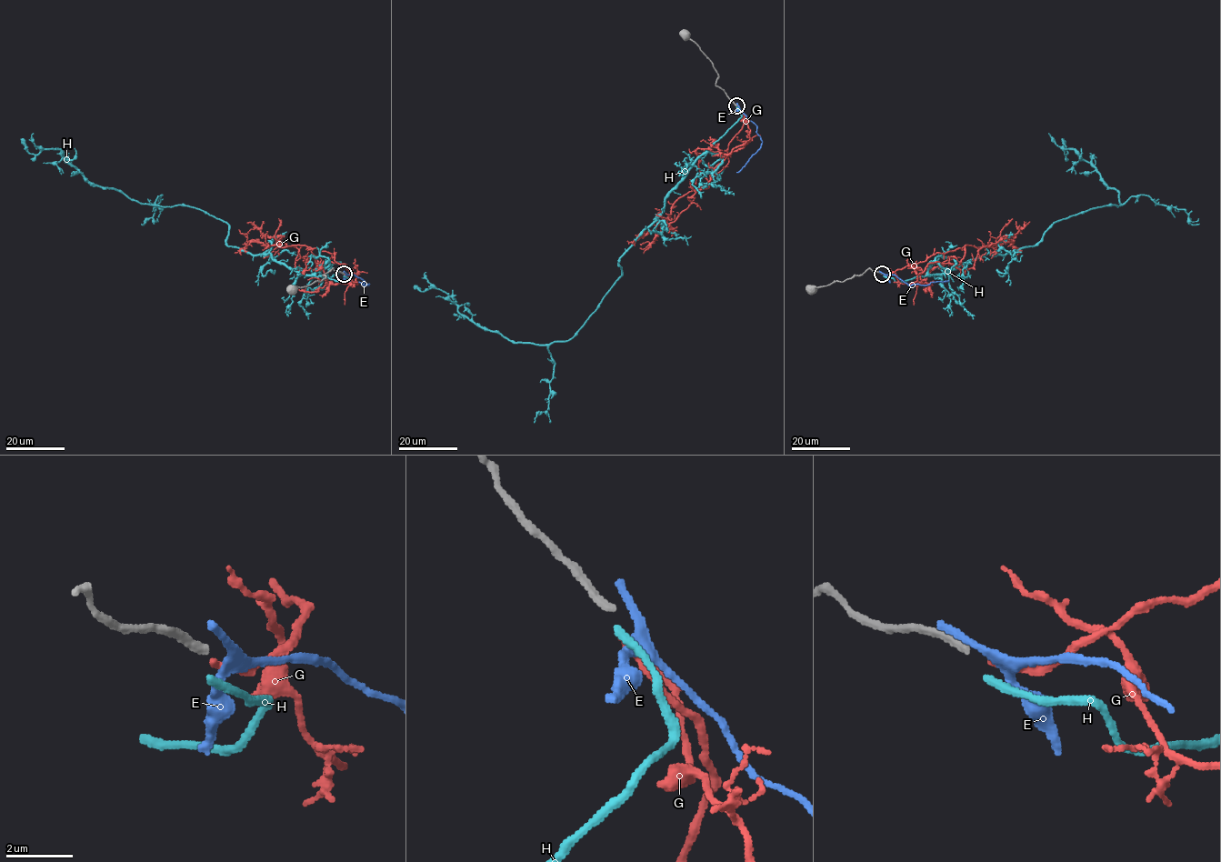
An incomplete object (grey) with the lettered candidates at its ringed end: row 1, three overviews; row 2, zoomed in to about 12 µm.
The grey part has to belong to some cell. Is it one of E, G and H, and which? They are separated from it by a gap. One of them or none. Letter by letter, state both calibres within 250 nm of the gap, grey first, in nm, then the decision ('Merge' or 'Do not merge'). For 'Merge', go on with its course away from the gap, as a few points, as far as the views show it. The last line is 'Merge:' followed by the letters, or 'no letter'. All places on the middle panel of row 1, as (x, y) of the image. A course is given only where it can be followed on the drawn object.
E: Thickness 240 nm (grey) against 240 nm. Do not merge
G: Thickness 240 nm (grey) against 160 nm. Merge. Its course: (736, 107), (745, 122), (728, 145), (728, 163), (708, 184), (678, 199), (655, 238), (648, 247), (640, 248)
H: Thickness 240 nm (grey) against 240 nm. Do not merge
Merge: G

